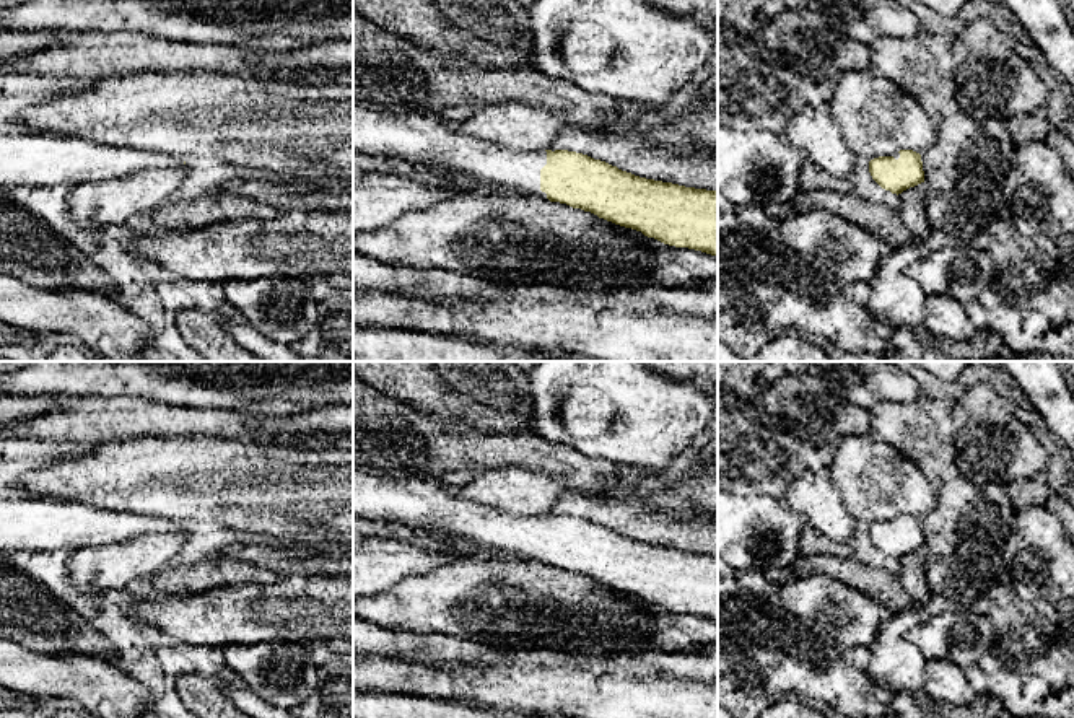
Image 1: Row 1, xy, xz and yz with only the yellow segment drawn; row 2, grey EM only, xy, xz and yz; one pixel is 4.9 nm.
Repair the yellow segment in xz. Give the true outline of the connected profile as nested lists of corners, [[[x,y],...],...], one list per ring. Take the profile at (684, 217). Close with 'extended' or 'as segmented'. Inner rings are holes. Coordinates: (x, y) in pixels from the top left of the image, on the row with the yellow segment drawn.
[[[353,106],[353,153],[392,156],[412,163],[439,164],[501,190],[539,195],[591,212],[615,225],[641,231],[664,244],[718,257],[718,192],[635,176],[605,161],[568,150],[513,150],[456,130],[436,114],[376,111]]]; extended

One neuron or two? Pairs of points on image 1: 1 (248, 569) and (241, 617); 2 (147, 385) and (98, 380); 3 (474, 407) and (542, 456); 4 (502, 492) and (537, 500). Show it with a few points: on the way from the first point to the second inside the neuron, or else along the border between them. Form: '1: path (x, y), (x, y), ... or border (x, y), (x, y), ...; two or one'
1: border (280, 575), (266, 583), (230, 583), (209, 590); two
2: path (135, 380), (109, 380); one
3: border (474, 429), (484, 433), (532, 433); two
4: path (510, 492), (529, 492); one

